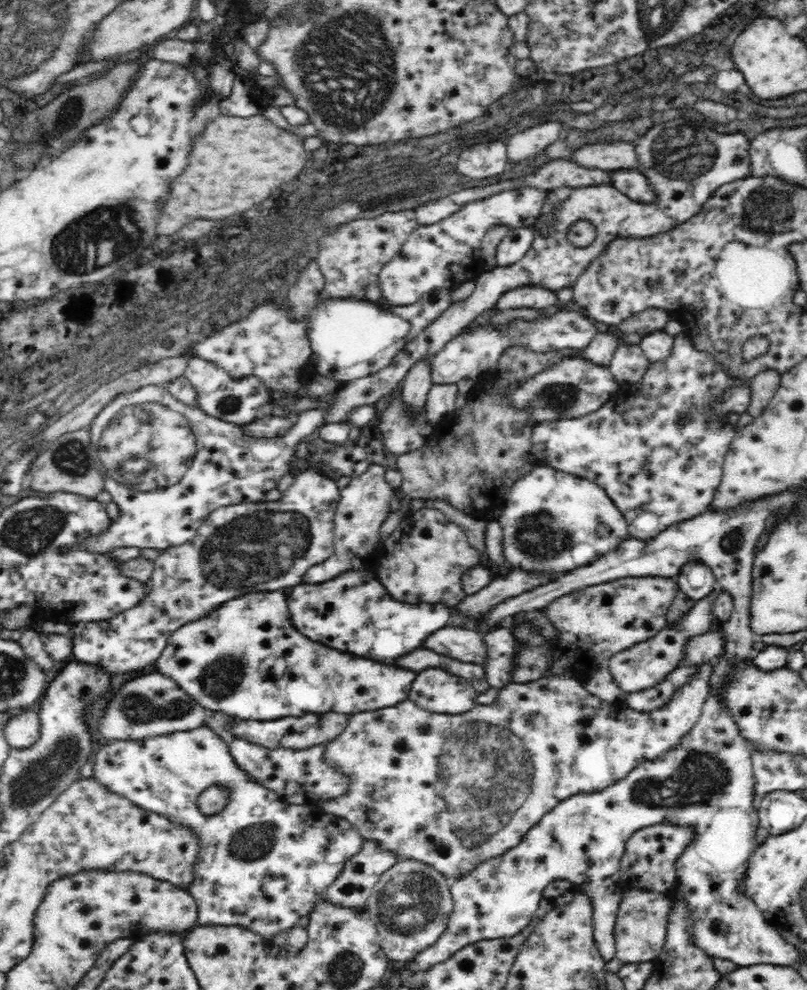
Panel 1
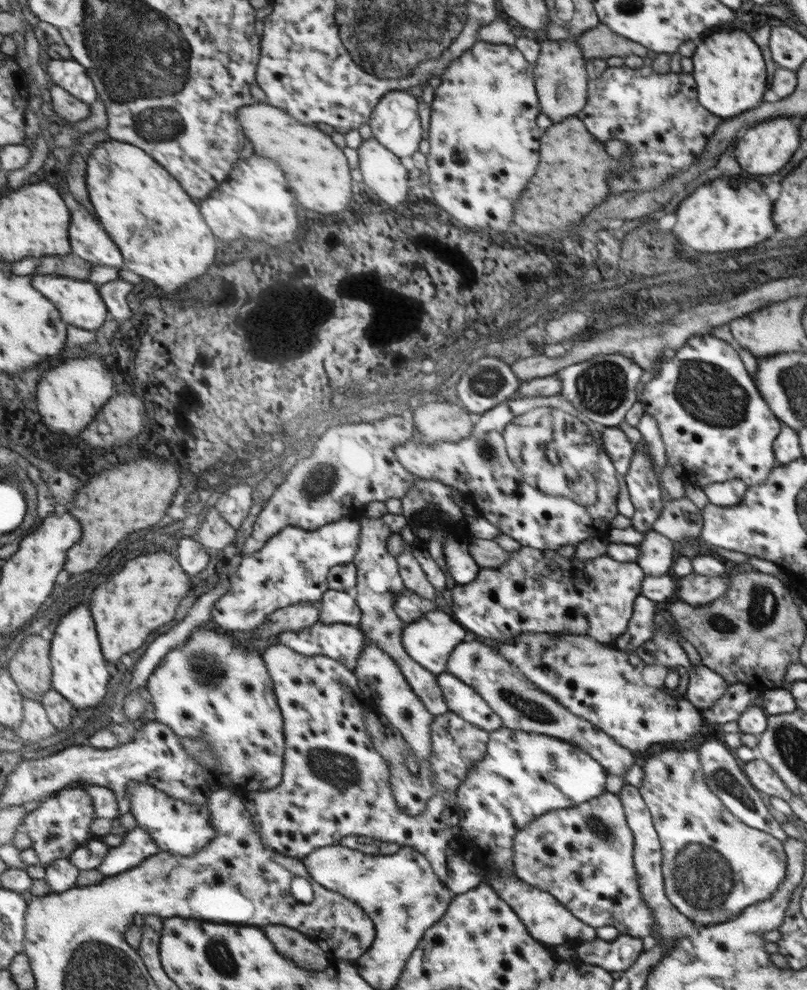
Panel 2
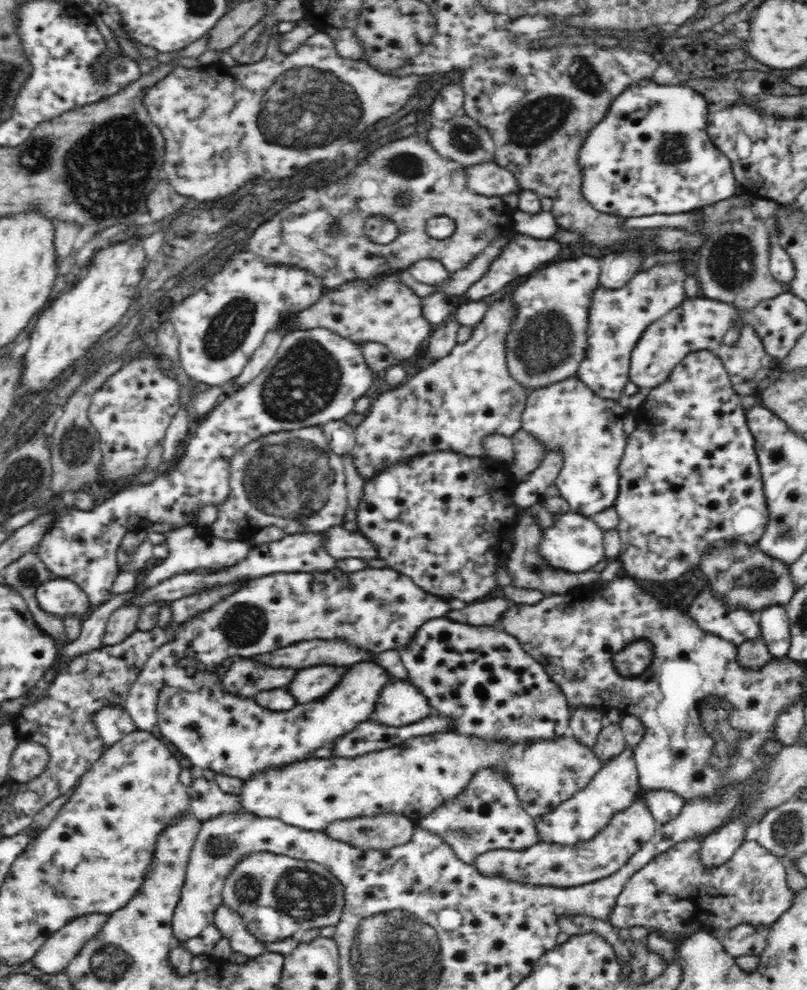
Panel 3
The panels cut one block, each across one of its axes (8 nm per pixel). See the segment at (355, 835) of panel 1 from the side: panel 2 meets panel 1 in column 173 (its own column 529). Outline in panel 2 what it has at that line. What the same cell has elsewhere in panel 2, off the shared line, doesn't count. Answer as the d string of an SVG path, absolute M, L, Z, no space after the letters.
M505 726L489 733L486 755L476 761L457 788L455 805L460 813L461 833L476 854L477 861L492 862L500 873L514 875L513 837L537 816L558 809L578 806L593 800L606 791L605 768L581 747L565 740L558 740L544 734L526 734L522 730L510 730Z

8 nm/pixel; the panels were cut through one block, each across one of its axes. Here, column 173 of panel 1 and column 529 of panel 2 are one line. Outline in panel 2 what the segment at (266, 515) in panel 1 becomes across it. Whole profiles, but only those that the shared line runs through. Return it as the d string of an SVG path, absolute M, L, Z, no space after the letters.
M521 546L520 550L510 551L510 557L507 564L500 566L498 569L481 569L476 576L476 579L469 584L458 585L453 589L452 612L458 622L462 622L470 632L490 638L490 640L498 640L498 642L512 642L520 637L523 633L544 632L544 634L558 634L558 635L583 635L594 638L600 644L616 645L617 639L621 638L629 627L629 622L633 617L633 607L636 605L637 598L641 595L641 589L644 585L645 575L642 568L637 563L620 563L612 560L608 555L581 562L575 556L570 558L562 558L557 554L556 550L538 550L530 548L530 546Z

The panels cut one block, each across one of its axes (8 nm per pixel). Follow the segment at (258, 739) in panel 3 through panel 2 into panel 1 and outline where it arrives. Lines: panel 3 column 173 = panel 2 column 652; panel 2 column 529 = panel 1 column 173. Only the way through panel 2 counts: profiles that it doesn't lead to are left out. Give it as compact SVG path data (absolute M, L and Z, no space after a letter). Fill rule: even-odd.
M282 591L251 593L234 598L226 602L226 606L212 610L204 618L178 628L170 636L170 642L156 666L162 666L166 675L170 674L168 677L174 679L206 709L224 711L238 720L259 721L328 711L351 715L358 711L394 706L408 700L411 682L414 674L417 674L414 670L396 668L396 664L385 664L334 649L302 635L293 626L287 596ZM268 656L282 656L286 661L285 672L280 678L267 676L262 679L258 673L260 662Z

